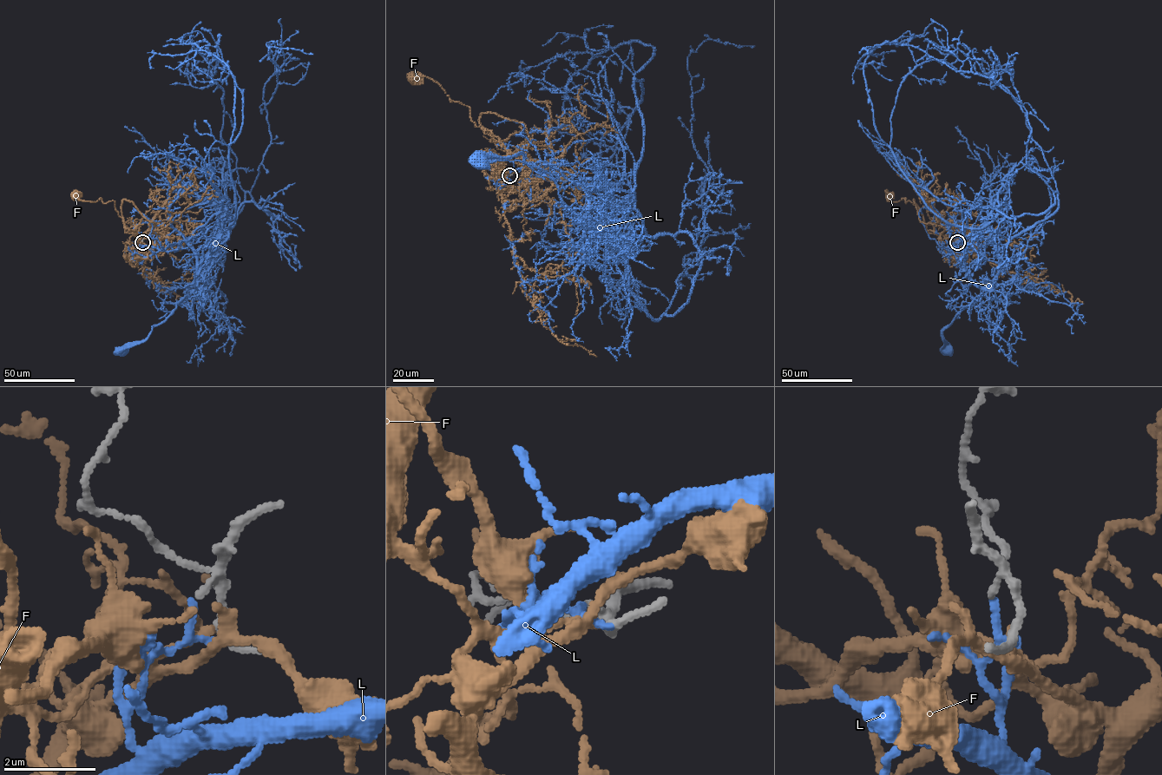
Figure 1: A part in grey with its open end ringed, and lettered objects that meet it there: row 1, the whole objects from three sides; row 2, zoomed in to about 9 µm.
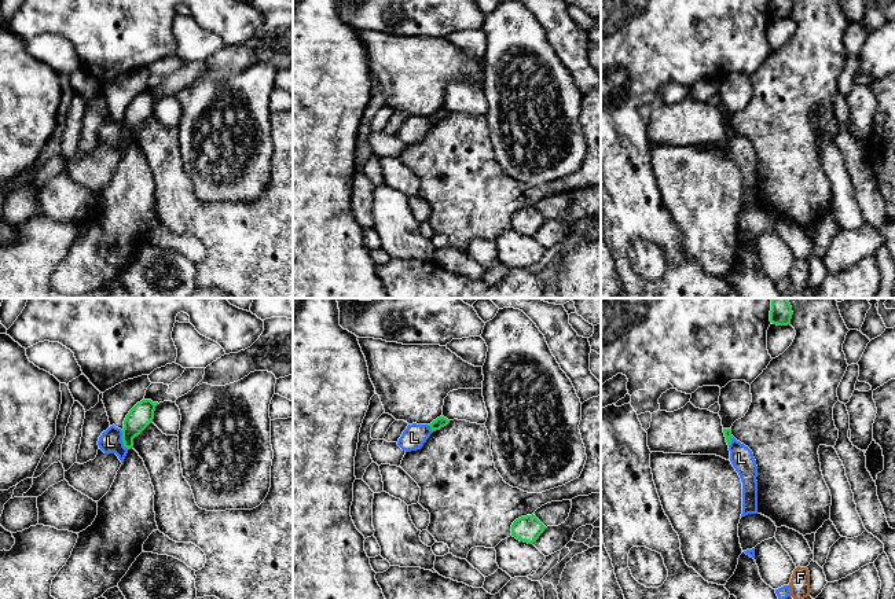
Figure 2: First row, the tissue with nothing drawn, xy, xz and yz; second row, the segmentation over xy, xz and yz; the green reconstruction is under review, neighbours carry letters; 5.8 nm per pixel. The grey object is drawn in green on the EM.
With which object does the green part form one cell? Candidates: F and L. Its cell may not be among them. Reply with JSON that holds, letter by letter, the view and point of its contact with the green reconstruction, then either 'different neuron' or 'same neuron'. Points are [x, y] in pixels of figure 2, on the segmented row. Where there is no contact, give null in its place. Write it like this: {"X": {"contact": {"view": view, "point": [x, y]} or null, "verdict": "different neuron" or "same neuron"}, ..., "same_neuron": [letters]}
{"F": {"contact": null, "verdict": "same neuron"}, "L": {"contact": {"view": "xy", "point": [123, 440]}, "verdict": "different neuron"}, "same_neuron": ["F"]}

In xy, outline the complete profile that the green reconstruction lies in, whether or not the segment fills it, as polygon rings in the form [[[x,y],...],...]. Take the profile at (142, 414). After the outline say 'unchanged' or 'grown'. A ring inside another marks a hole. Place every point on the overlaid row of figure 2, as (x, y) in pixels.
[[[142,400],[126,415],[122,429],[124,447],[133,448],[133,438],[139,436],[154,419],[154,411],[158,403]]]; unchanged

